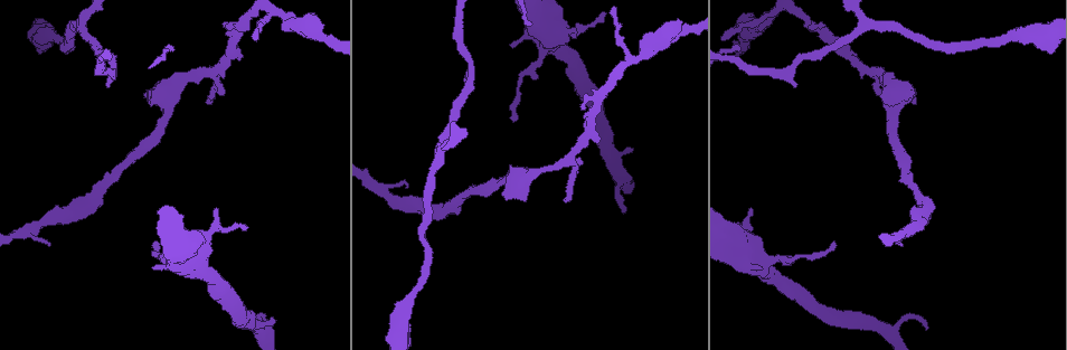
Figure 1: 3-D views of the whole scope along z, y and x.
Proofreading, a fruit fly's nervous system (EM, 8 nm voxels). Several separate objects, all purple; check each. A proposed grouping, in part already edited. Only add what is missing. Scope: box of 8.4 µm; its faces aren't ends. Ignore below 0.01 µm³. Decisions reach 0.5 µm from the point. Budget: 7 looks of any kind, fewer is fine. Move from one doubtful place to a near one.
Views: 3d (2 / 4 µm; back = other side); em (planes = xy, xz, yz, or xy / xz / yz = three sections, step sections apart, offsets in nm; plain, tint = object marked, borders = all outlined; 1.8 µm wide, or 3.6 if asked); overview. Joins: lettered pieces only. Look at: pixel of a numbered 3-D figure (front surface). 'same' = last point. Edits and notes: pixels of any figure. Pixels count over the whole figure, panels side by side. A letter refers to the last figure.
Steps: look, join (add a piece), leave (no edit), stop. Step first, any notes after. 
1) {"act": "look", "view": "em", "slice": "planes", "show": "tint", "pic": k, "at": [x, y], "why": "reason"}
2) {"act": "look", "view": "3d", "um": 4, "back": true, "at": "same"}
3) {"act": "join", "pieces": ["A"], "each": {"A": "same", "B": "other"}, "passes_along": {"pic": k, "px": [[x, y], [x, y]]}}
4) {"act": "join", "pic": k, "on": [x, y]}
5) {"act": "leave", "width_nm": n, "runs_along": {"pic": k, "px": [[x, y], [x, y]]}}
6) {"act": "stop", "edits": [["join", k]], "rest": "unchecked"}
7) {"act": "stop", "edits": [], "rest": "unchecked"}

{"act": "look", "view": "3d", "um": 2, "back": true, "pic": 1, "at": [270, 319], "why": "free end"}

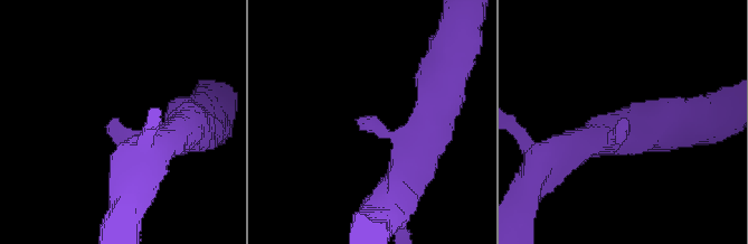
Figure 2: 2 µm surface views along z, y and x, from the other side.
{"act": "look", "view": "em", "slice": "planes", "show": "borders", "pic": 2, "at": [358, 119], "why": "now the EM"}

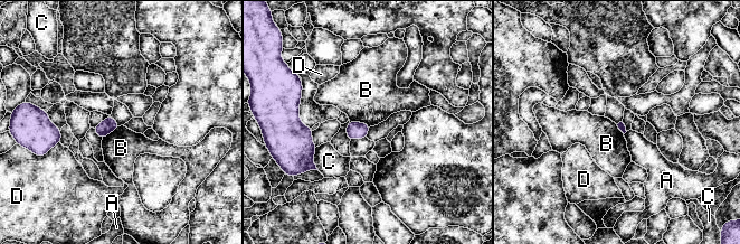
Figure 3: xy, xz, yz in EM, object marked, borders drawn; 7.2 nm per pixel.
{"act": "leave", "each": {"A": "other", "B": "other", "C": "other", "D": "other"}, "border": {"pic": 3, "px": [[350, 120], [366, 122], [371, 125]]}, "found": "no lettered piece goes on from it"}

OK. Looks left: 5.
{"act": "look", "view": "3d", "um": 2, "pic": 1, "at": [511, 47], "why": "branch stops here"}

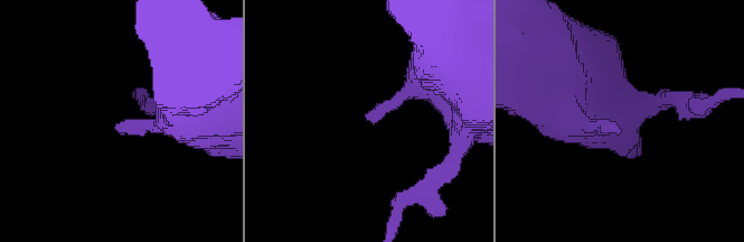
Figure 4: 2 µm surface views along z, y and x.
{"act": "look", "view": "em", "slice": "yz", "step": 16, "show": "borders", "pic": 4, "at": [119, 131], "why": "shape alone is not enough"}

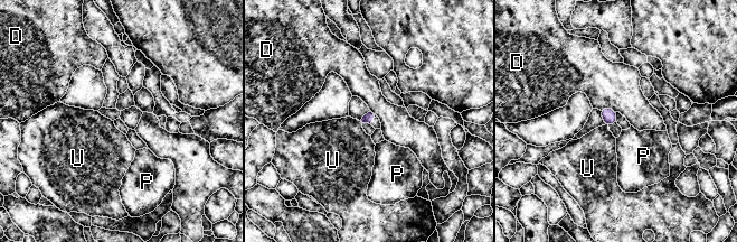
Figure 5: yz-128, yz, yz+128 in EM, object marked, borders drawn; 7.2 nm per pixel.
{"act": "leave", "each": {"D": "other", "P": "other", "U": "other"}, "border": {"pic": 5, "px": [[600, 109], [612, 108], [616, 111]]}, "found": "no lettered piece goes on from it"}

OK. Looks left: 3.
{"act": "look", "view": "3d", "um": 4, "back": true, "pic": 1, "at": [405, 184], "why": "branch stops here"}

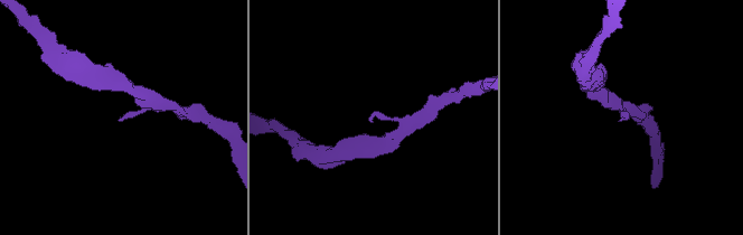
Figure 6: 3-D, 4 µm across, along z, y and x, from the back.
{"act": "look", "view": "em", "slice": "planes", "show": "borders", "pic": 6, "at": [372, 117], "why": "now the EM"}

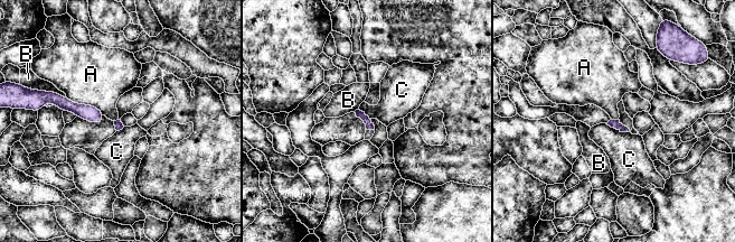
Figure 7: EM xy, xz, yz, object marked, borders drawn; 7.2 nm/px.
{"act": "leave", "each": {"A": "other", "B": "other", "C": "other"}, "border": {"pic": 7, "px": [[66, 96], [92, 104], [104, 114]]}, "found": "none of them fits"}

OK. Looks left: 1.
{"act": "stop", "edits": [], "rest": "unchecked"}

